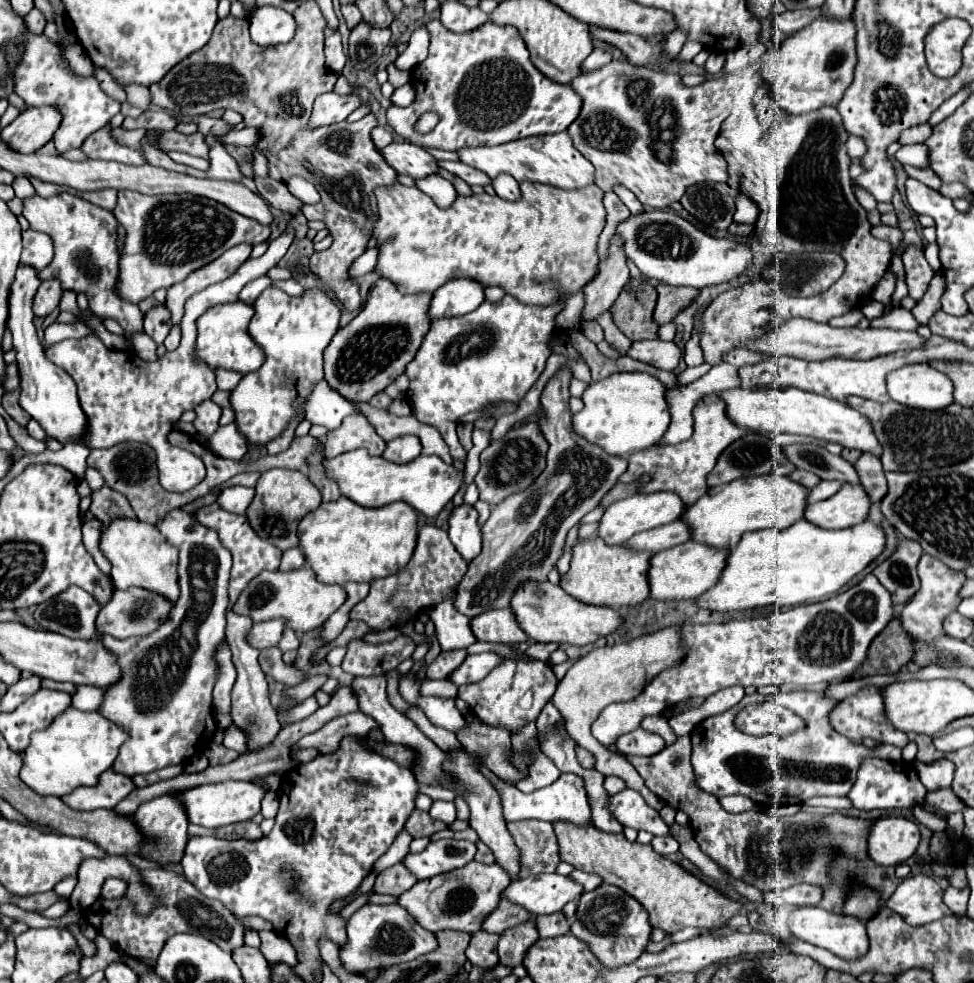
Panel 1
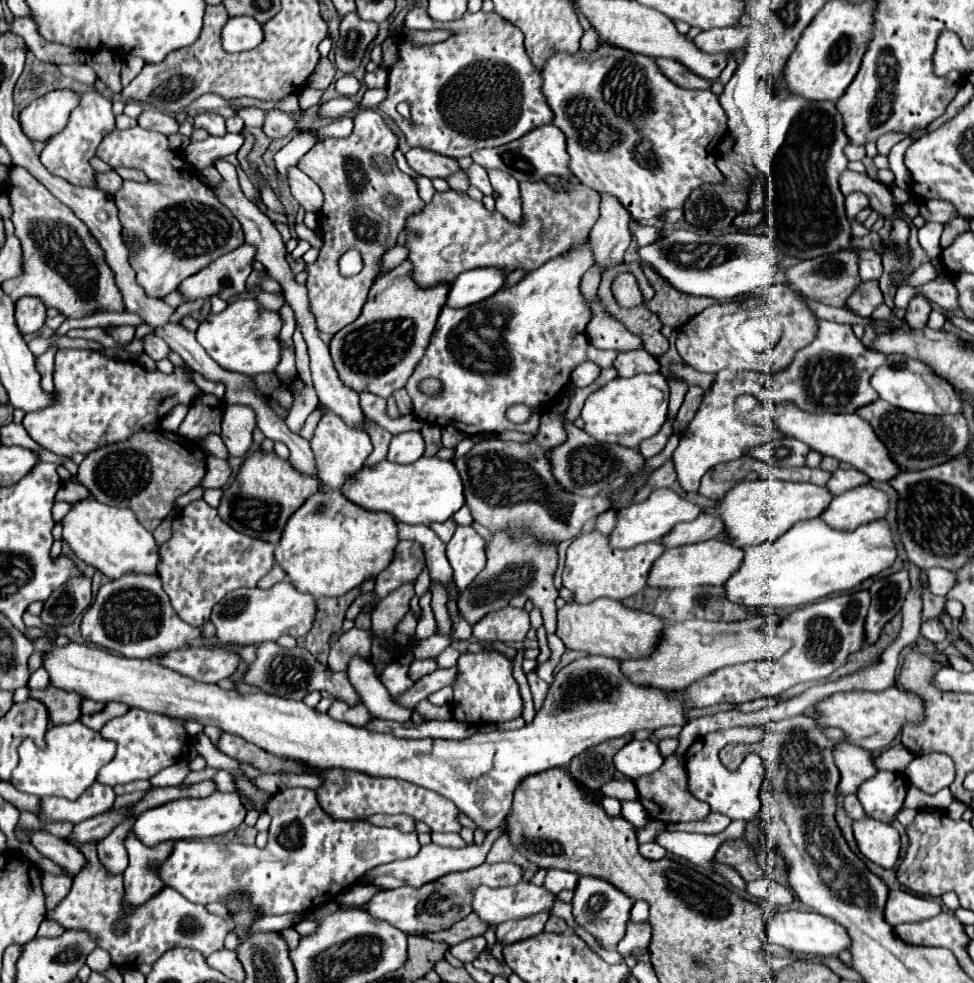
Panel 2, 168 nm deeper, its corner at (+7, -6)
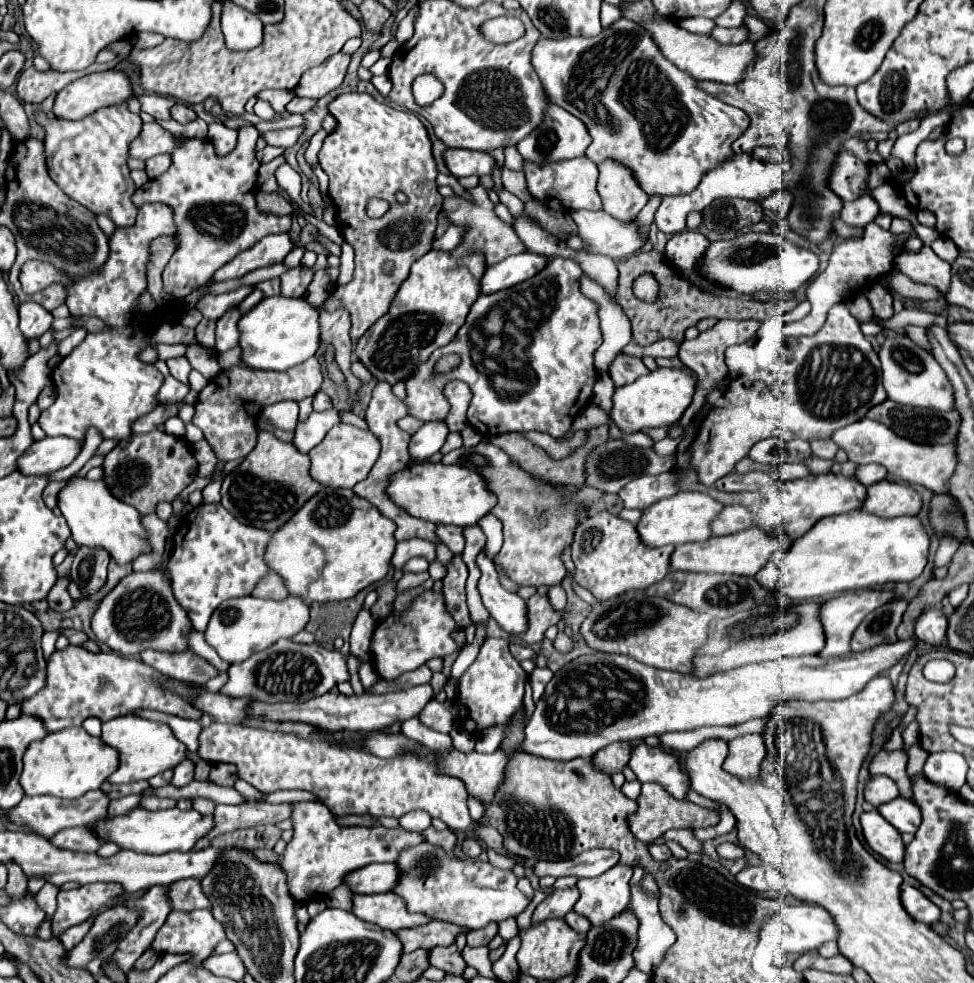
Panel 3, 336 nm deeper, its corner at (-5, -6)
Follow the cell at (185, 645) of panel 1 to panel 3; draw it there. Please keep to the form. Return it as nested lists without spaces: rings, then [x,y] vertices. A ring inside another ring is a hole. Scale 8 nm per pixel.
[[[128,714],[128,716],[118,716],[116,720],[108,720],[102,724],[102,736],[104,744],[110,748],[116,748],[118,752],[118,770],[108,776],[108,782],[112,784],[130,784],[138,780],[148,780],[168,768],[176,768],[180,760],[184,760],[186,746],[176,740],[172,730],[166,724],[156,724],[152,720],[146,720],[138,714]]]

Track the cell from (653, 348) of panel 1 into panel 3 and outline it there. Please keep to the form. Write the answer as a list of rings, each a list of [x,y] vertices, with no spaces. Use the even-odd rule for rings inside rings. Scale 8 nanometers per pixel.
[[[618,354],[610,366],[610,378],[614,382],[616,388],[620,386],[626,386],[626,384],[632,384],[634,380],[638,380],[640,376],[648,374],[650,370],[642,364],[640,358],[634,358],[634,356],[624,356],[624,354]]]

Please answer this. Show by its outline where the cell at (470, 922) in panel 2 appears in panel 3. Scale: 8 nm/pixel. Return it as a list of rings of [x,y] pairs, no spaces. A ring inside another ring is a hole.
[[[432,920],[424,926],[400,930],[400,932],[396,932],[396,936],[402,942],[402,952],[412,952],[418,948],[430,950],[434,946],[452,944],[460,932],[468,932],[468,930],[456,928],[456,924],[444,924],[444,922]]]

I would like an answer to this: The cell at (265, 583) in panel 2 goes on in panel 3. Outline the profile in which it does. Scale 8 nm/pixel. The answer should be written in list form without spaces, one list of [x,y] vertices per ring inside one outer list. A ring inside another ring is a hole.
[[[270,572],[264,578],[260,578],[260,584],[256,584],[252,590],[252,596],[254,598],[268,598],[268,600],[286,600],[290,594],[284,588],[282,580],[274,572]]]

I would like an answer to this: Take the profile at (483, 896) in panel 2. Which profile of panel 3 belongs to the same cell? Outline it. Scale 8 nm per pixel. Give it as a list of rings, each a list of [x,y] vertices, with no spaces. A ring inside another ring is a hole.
[[[430,842],[404,848],[396,858],[396,866],[400,874],[390,892],[406,902],[408,912],[426,914],[432,920],[474,930],[484,928],[488,922],[502,922],[510,916],[518,916],[530,904],[530,900],[516,888],[518,878],[512,872],[500,870],[490,862],[472,862],[470,858],[448,854],[444,848]]]

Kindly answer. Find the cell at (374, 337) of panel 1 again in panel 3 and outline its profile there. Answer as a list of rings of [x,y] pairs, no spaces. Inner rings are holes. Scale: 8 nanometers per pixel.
[[[430,250],[414,266],[408,280],[400,286],[390,312],[378,320],[356,346],[358,360],[378,378],[396,384],[412,376],[412,372],[430,358],[436,348],[446,346],[480,296],[480,278],[486,260],[480,252],[464,258],[452,258],[444,250]],[[468,264],[468,266],[466,266]]]

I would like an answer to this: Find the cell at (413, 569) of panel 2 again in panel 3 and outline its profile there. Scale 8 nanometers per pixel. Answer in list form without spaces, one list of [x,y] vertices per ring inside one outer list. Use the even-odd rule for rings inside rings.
[[[416,556],[404,564],[404,572],[426,572],[428,570],[428,560],[422,556]]]

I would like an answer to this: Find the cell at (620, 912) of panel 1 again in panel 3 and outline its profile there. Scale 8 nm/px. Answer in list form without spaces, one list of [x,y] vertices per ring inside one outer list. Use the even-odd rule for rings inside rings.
[[[616,864],[598,878],[580,878],[580,900],[574,910],[586,916],[592,926],[602,924],[602,920],[610,920],[620,914],[630,904],[630,878],[632,868],[624,864]]]

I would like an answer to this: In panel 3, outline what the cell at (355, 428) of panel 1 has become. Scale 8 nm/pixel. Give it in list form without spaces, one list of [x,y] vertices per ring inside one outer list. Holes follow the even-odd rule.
[[[338,424],[326,434],[326,438],[318,446],[310,450],[312,458],[310,476],[322,486],[354,488],[354,484],[358,484],[360,480],[364,480],[364,476],[368,476],[378,454],[380,454],[380,444],[376,444],[376,436],[372,436],[372,432],[360,430],[350,424]]]

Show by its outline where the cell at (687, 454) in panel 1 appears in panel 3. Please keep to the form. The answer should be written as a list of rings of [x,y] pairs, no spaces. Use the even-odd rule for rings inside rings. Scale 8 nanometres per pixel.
[[[846,304],[832,306],[826,324],[814,336],[786,338],[772,370],[766,366],[750,378],[738,376],[734,382],[748,384],[726,392],[732,406],[714,408],[690,446],[692,464],[698,468],[704,486],[712,486],[718,478],[730,474],[734,464],[764,438],[828,440],[836,430],[862,420],[872,406],[886,400],[878,354]]]

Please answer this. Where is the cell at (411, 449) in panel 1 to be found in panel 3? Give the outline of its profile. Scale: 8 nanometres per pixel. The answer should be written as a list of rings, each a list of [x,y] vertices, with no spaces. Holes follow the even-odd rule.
[[[442,420],[426,422],[410,440],[410,458],[428,460],[442,448],[446,436],[448,436],[448,426]]]

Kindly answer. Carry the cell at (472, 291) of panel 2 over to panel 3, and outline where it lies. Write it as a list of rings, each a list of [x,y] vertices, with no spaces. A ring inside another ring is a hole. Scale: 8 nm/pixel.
[[[522,252],[494,266],[488,266],[482,276],[482,294],[492,294],[504,288],[512,288],[518,282],[536,276],[546,264],[548,264],[546,256],[534,252]]]

